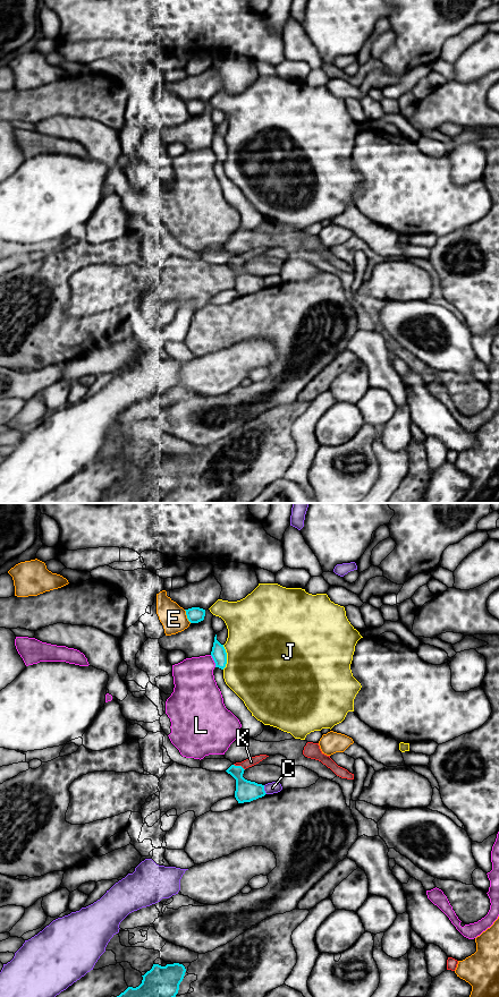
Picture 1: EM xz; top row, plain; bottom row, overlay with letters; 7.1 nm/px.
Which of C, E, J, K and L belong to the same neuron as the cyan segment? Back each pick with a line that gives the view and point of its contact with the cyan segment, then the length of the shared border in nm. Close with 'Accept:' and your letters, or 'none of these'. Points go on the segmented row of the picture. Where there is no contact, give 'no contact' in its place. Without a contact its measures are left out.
Accept: none of these

